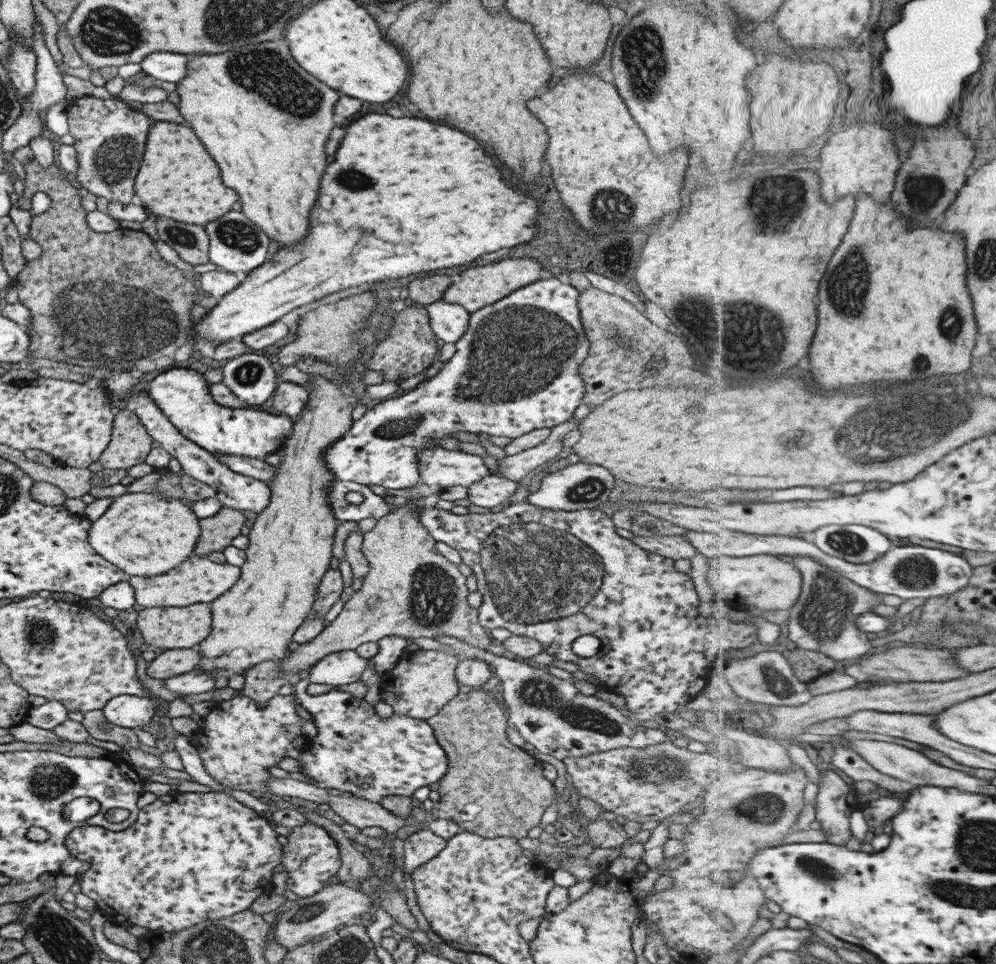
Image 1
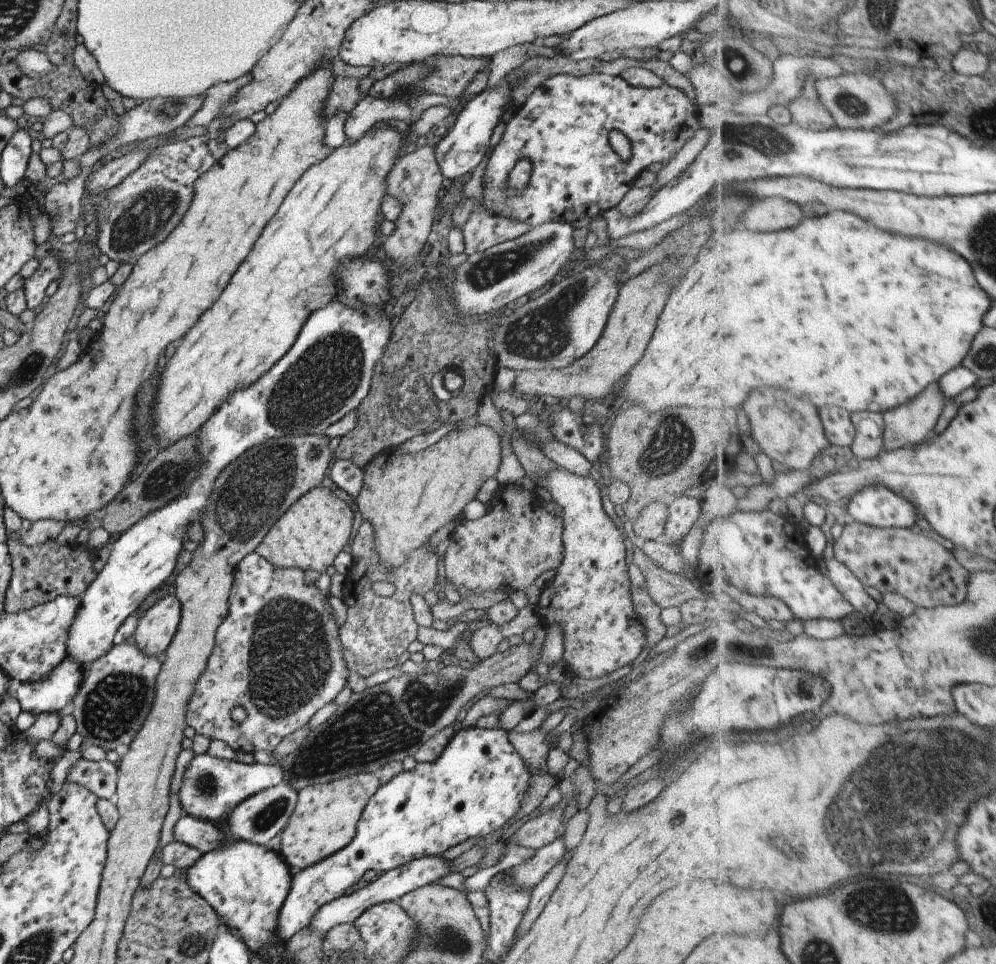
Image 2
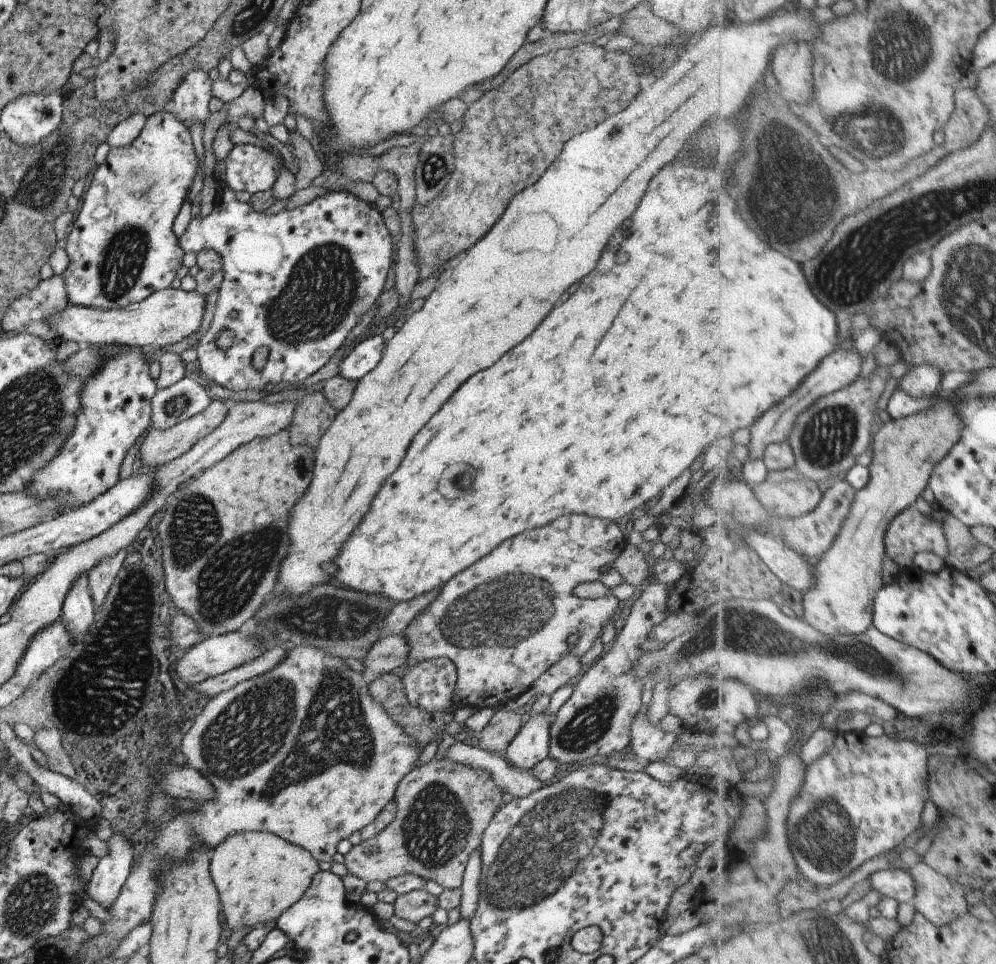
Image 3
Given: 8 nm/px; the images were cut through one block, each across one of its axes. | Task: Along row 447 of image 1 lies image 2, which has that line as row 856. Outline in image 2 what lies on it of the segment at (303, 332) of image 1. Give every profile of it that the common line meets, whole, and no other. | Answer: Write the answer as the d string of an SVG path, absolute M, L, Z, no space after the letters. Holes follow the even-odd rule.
M361 772L298 791L294 812L282 831L281 855L293 871L304 870L352 842L362 811L381 787L375 773Z

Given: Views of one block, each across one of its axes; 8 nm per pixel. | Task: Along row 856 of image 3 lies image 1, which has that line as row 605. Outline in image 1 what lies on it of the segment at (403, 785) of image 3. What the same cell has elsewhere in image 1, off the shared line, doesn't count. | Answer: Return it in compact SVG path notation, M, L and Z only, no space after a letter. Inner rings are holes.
M403 499L397 500L399 505L394 507L391 510L391 513L384 515L381 519L377 520L376 525L370 531L363 533L363 543L362 543L362 552L365 554L365 557L368 559L370 570L365 574L363 578L363 584L360 586L360 589L353 593L344 604L342 611L330 622L330 624L316 635L310 642L300 644L292 642L289 645L291 649L290 654L285 656L280 660L279 664L279 674L285 674L286 678L290 677L297 672L302 672L303 670L310 670L315 664L318 664L325 656L332 654L336 651L340 652L341 650L355 650L357 646L360 646L362 643L366 642L377 642L380 638L384 636L401 636L407 639L419 636L425 636L426 638L435 638L438 635L451 636L464 642L470 643L472 646L484 649L490 646L492 638L488 636L488 630L486 627L483 627L479 623L478 613L479 609L472 608L467 601L467 596L470 594L466 587L466 577L458 571L458 565L450 562L436 547L436 540L430 536L428 530L424 528L424 525L420 522L419 517L419 507L416 505L416 499Z

